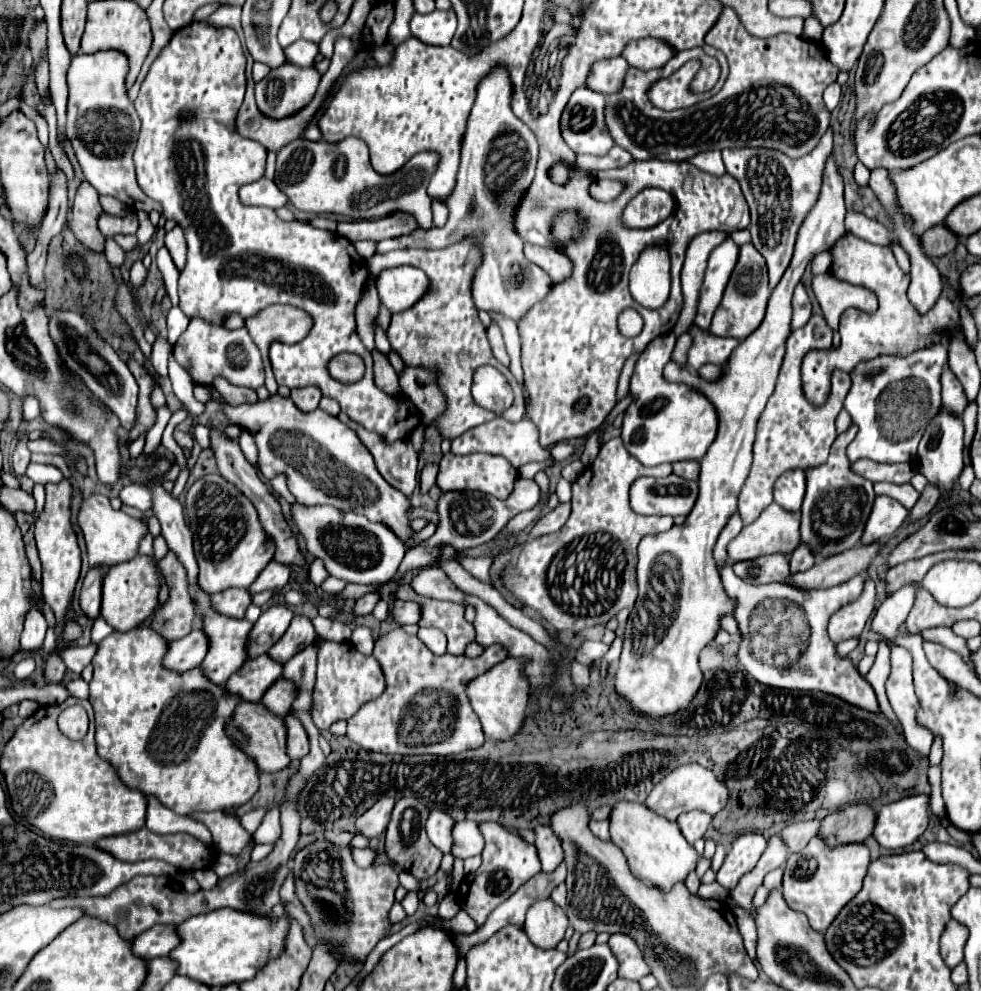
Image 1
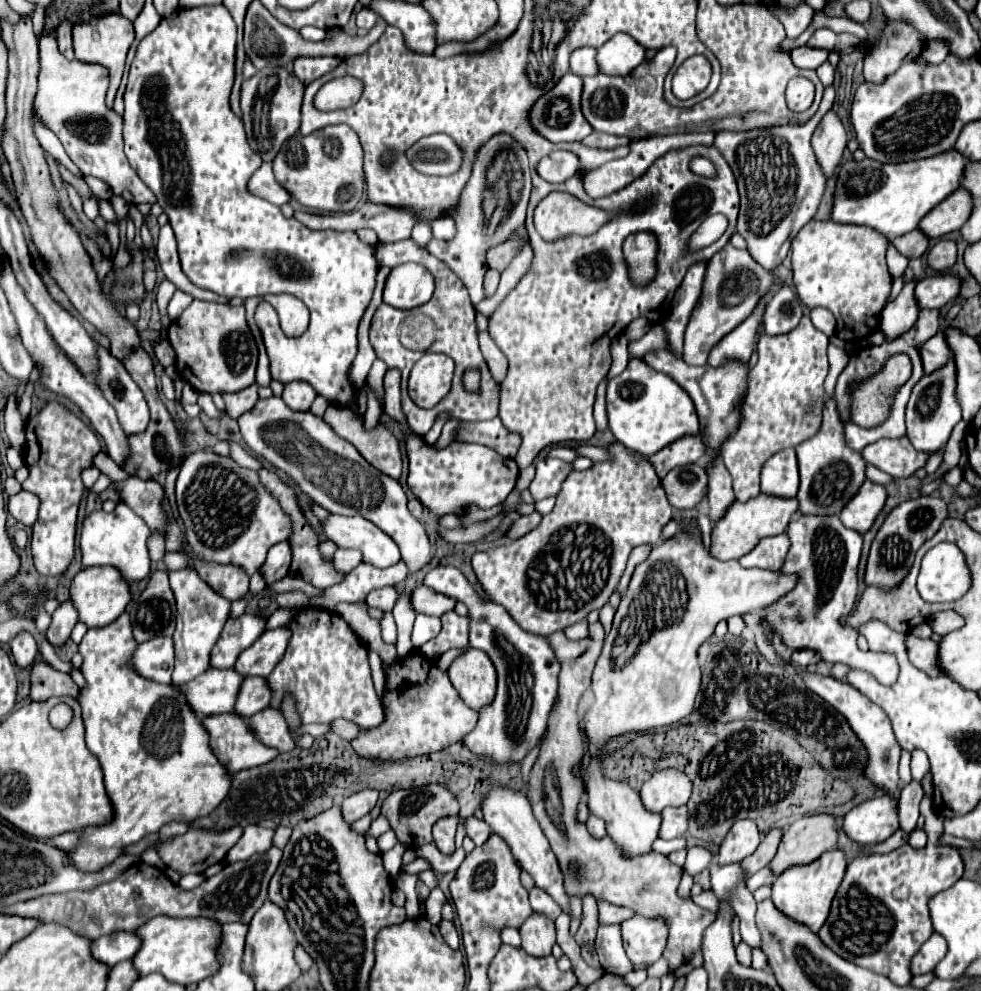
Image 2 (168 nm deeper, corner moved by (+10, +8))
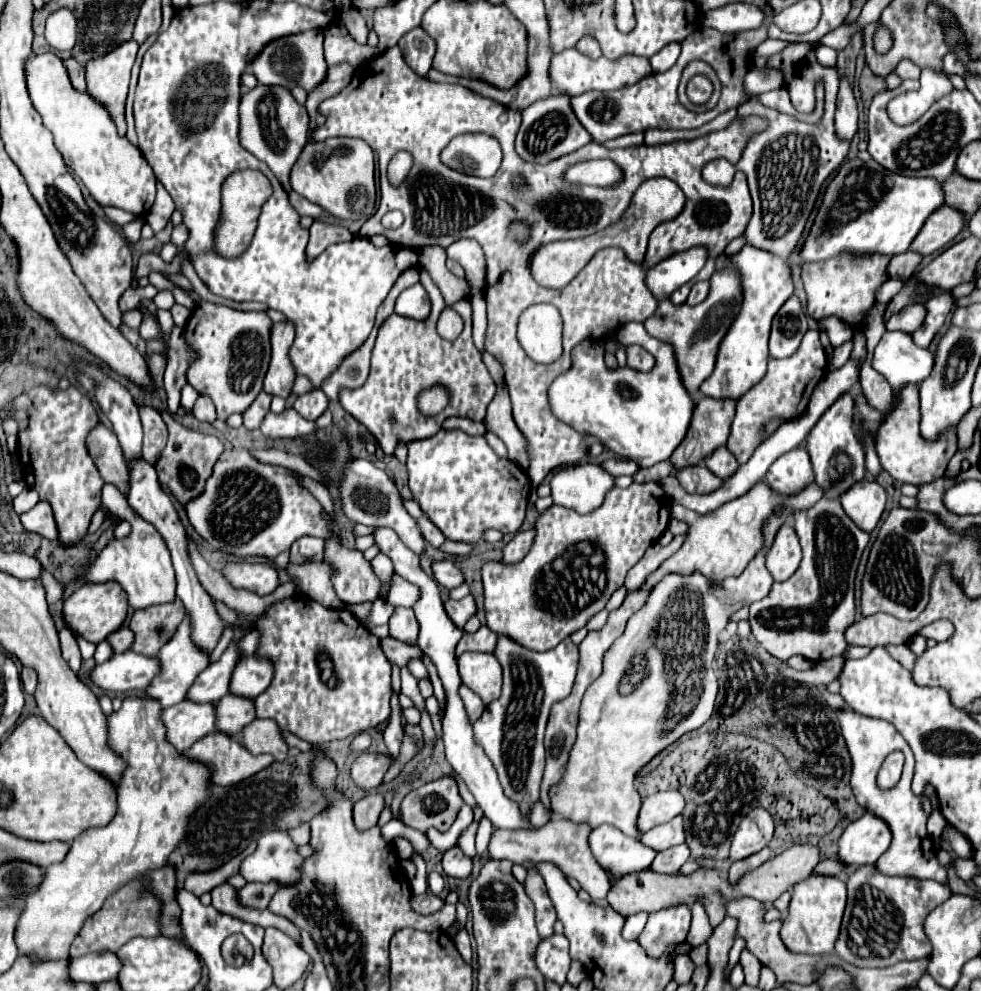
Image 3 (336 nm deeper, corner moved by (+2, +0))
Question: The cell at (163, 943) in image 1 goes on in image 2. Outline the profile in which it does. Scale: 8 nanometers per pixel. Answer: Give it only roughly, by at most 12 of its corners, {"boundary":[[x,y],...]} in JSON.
{"boundary":[[111,933],[91,943],[95,961],[109,967],[137,951],[133,933]]}

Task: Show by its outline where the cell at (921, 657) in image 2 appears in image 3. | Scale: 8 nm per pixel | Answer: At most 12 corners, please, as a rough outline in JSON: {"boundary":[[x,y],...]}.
{"boundary":[[889,645],[887,651],[913,669],[917,655],[907,645]]}

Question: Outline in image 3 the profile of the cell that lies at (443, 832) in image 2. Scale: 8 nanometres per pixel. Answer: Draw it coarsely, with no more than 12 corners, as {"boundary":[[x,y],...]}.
{"boundary":[[459,847],[443,853],[449,877],[467,877],[471,859]]}

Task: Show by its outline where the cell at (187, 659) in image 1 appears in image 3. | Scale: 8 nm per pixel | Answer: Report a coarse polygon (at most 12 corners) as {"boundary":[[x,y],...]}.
{"boundary":[[127,651],[93,669],[105,691],[145,691],[157,657]]}

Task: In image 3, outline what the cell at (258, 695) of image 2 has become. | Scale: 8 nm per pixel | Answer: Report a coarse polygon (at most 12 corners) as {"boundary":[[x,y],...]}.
{"boundary":[[225,695],[217,703],[217,731],[237,737],[257,719],[247,697]]}

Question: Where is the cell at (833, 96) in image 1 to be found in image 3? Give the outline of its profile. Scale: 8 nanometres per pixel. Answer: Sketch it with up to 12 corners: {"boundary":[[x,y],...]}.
{"boundary":[[817,49],[817,61],[825,67],[837,67],[837,51]]}

